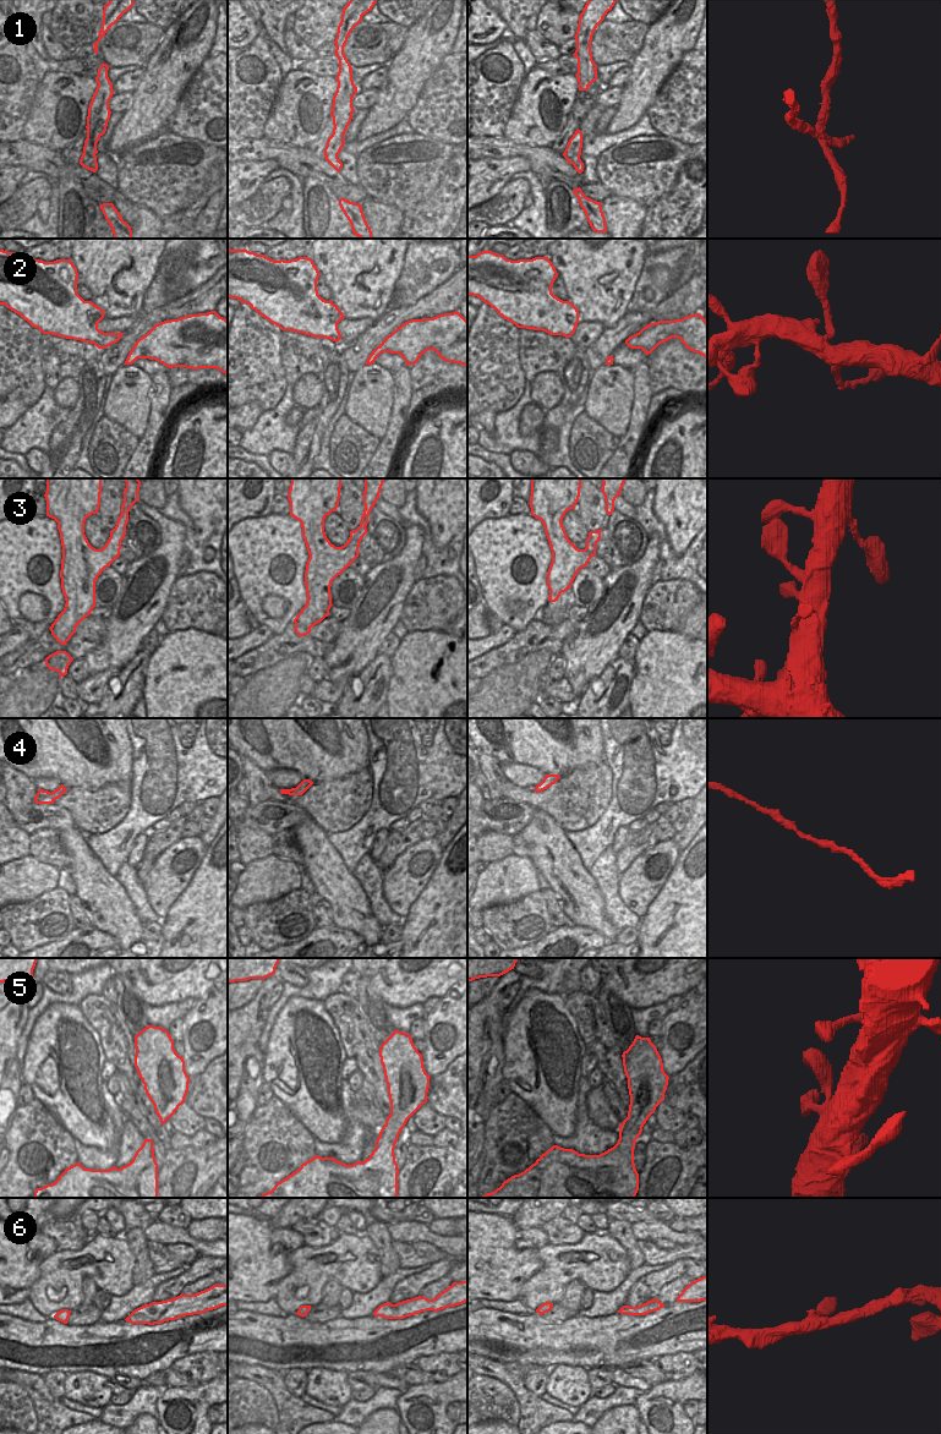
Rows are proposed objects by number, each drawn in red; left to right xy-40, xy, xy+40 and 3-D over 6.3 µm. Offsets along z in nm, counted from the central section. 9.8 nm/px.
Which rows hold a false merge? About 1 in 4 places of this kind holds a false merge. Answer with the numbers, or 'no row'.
1

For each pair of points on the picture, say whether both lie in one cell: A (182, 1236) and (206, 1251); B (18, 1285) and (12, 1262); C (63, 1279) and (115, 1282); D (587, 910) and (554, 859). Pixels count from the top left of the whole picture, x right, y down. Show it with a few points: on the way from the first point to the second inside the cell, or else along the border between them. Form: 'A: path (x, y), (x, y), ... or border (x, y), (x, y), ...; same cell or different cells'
A: path (189, 1240), (200, 1246); same cell
B: path (12, 1279), (12, 1268); same cell
C: path (65, 1258), (104, 1249), (110, 1251), (114, 1257); same cell
D: path (581, 898), (578, 888), (564, 871); same cell

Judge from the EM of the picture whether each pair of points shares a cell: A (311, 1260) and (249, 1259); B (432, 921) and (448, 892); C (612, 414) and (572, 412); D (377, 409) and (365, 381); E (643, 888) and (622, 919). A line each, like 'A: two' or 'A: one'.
A: two
B: one
C: two
D: one
E: two

